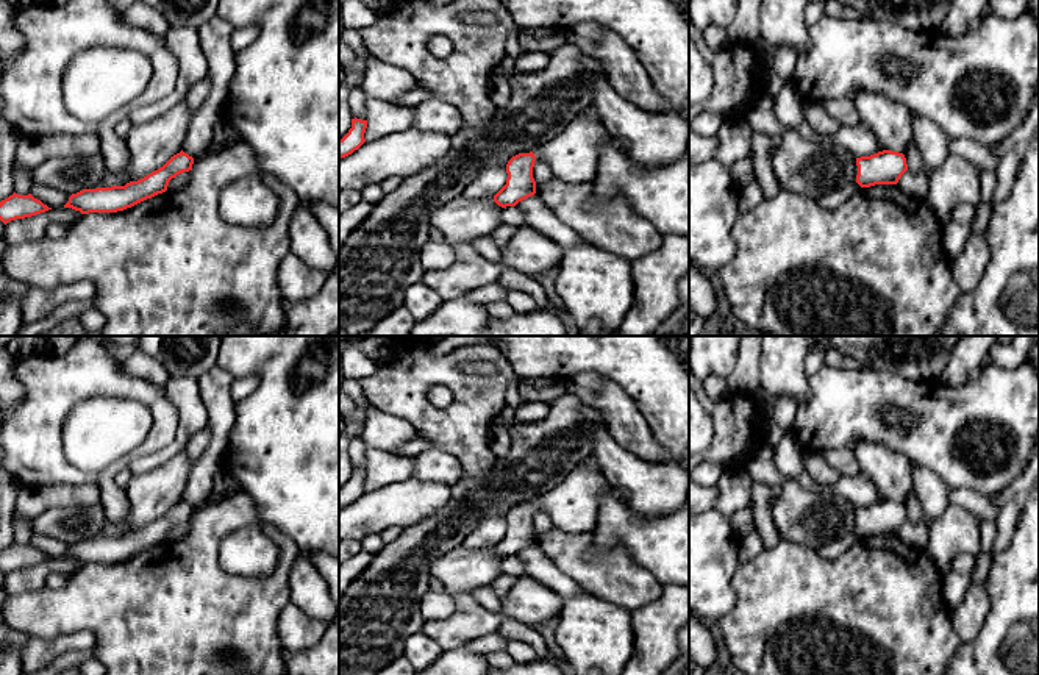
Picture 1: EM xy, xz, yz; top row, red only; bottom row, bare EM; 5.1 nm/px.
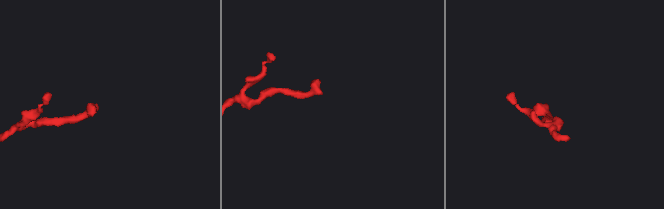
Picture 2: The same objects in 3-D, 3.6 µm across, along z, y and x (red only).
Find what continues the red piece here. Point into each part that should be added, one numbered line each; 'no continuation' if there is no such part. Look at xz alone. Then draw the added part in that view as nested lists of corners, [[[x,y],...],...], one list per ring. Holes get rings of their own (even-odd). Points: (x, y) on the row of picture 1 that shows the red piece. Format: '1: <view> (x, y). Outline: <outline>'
1: xz (572, 155). Outline: [[[587,106],[561,134],[537,147],[534,156],[545,161],[552,177],[559,181],[569,184],[587,183],[595,177],[600,144],[606,138],[608,133],[597,120],[595,109]]]

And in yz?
no continuation

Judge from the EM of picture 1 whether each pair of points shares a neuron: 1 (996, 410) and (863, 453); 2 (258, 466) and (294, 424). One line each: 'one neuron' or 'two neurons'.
1: two neurons
2: one neuron

